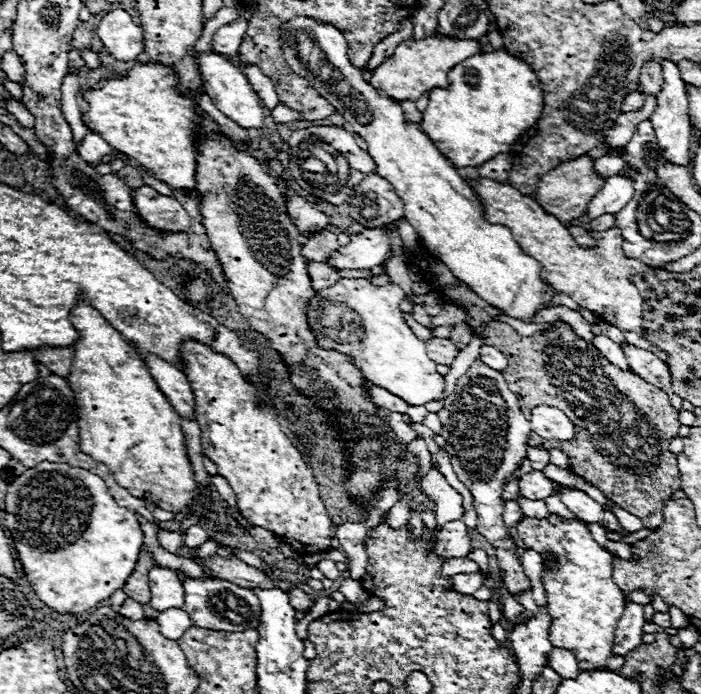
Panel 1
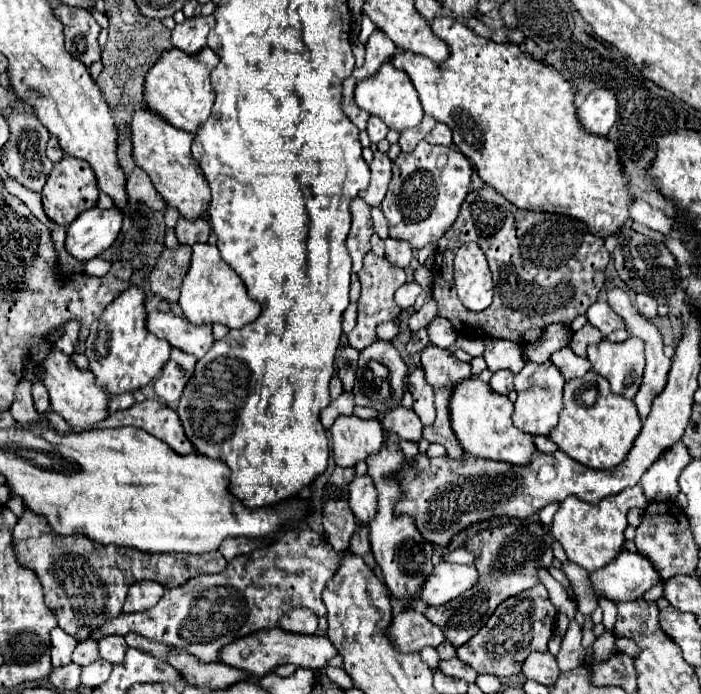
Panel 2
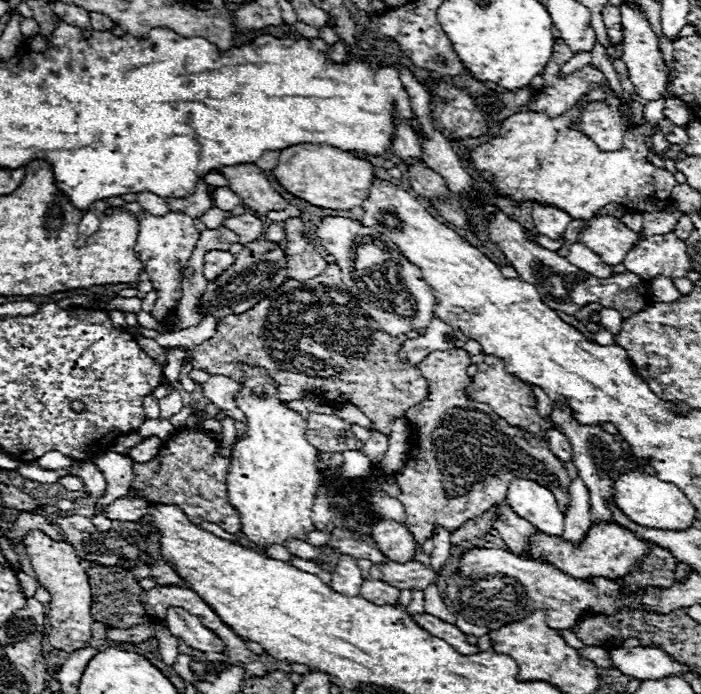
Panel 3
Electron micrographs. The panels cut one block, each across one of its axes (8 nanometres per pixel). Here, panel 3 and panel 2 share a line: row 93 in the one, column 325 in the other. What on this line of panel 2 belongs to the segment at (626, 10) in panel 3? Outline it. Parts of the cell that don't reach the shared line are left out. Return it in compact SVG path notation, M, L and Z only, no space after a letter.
M270 628L254 632L252 636L244 636L242 640L234 640L228 644L228 648L220 650L220 660L232 668L244 670L254 676L266 676L280 664L294 664L300 668L326 668L328 660L336 656L336 646L328 640L328 636L304 636L304 634L292 634L284 632L282 628Z

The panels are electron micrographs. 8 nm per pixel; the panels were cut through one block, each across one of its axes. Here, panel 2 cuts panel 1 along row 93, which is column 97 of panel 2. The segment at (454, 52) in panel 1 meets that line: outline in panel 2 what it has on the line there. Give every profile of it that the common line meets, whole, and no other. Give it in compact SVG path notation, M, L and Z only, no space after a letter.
M52 350L48 354L48 358L42 362L42 368L46 370L44 384L50 392L50 410L58 412L74 432L92 430L98 422L102 422L102 420L106 420L106 416L110 416L108 388L100 388L96 384L96 378L92 376L92 372L76 368L74 362L70 360L70 356L66 356L60 350Z

